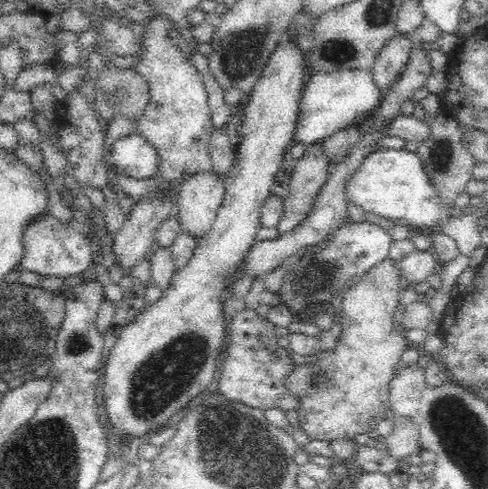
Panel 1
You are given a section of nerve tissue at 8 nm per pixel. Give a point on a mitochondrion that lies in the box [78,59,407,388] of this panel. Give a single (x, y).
(311, 286)

